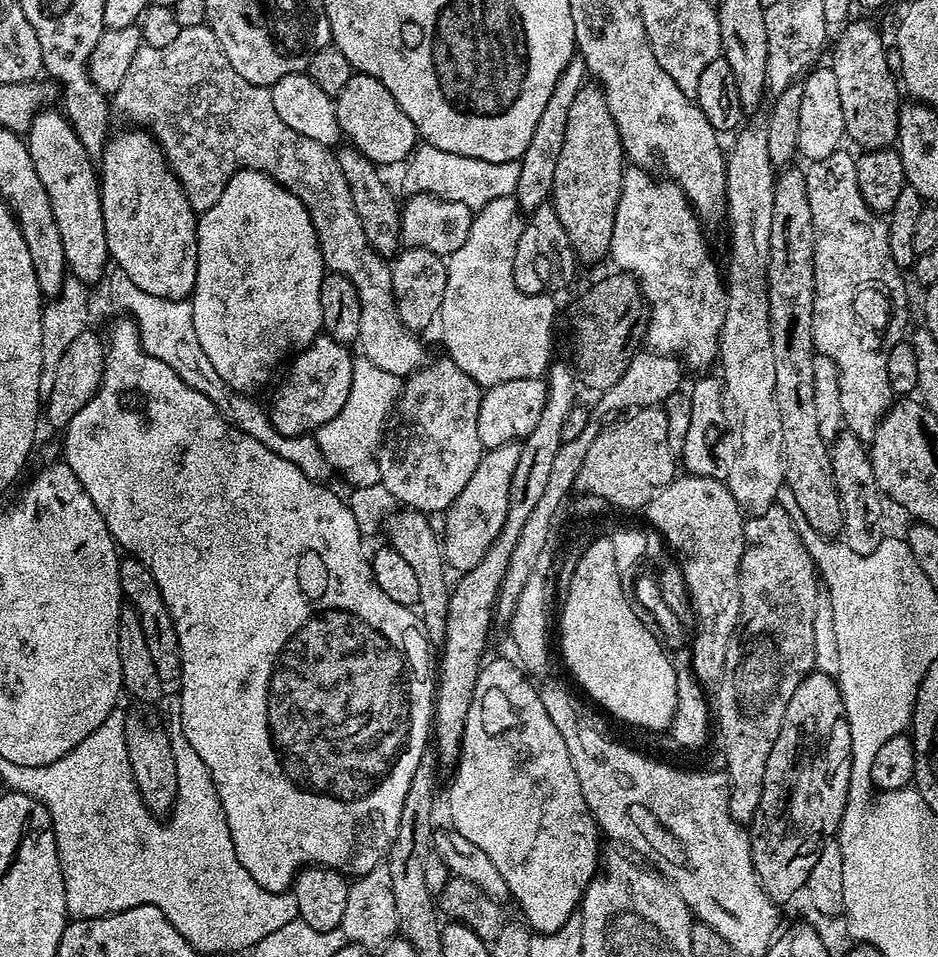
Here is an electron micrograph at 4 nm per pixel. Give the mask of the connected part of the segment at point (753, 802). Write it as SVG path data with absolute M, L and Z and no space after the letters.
M773 506L745 519L744 553L740 559L740 620L728 641L724 669L714 685L714 728L718 736L720 732L720 744L724 747L728 813L741 826L751 825L758 810L758 802L762 802L766 758L770 758L778 730L782 730L782 718L786 718L786 702L790 702L790 694L794 694L801 680L816 667L813 625L816 604L822 596L821 587L819 590L816 586L816 563L804 545L801 529L796 529L797 521L793 513L780 507Z

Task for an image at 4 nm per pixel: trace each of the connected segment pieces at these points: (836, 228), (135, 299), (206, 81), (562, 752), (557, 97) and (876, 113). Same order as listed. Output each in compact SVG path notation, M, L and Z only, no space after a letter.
M837 150L830 154L830 158L811 161L807 165L804 177L806 178L806 194L810 198L810 218L814 218L814 286L816 297L814 298L814 346L817 353L830 358L838 366L838 390L842 390L842 414L844 415L844 428L853 432L855 436L865 442L871 442L880 425L880 419L894 403L894 393L888 375L886 374L886 358L890 358L890 350L894 345L905 339L904 327L908 324L908 292L904 289L902 269L890 258L890 238L888 237L887 223L877 213L866 206L862 198L862 190L858 190L858 174L856 173L856 156L853 153Z
M127 279L121 284L121 288L113 294L112 300L124 311L121 313L127 314L134 321L140 335L141 348L158 358L158 362L166 362L166 366L170 366L170 370L174 370L174 374L182 378L182 382L186 382L186 386L210 398L220 415L231 421L240 431L248 432L252 436L258 434L262 425L259 406L252 398L234 398L232 387L222 382L222 374L214 370L210 358L206 358L202 346L198 346L191 303L188 300L163 300L154 294L146 294Z
M207 23L180 28L177 33L169 44L164 44L161 48L155 48L155 43L148 42L134 54L120 91L113 92L110 96L115 115L129 120L132 123L129 125L137 129L147 130L160 145L169 168L188 195L192 211L197 214L210 210L210 206L220 200L229 178L235 172L245 170L263 172L287 192L297 196L312 219L325 269L350 278L358 290L358 298L362 302L358 347L361 348L359 351L362 356L401 378L407 378L423 368L426 357L424 348L420 345L421 337L408 331L402 318L398 318L389 261L368 247L362 222L358 214L354 214L354 202L350 202L350 186L346 178L342 178L342 166L338 166L335 151L327 144L314 142L314 138L298 134L298 130L290 130L290 126L286 126L286 122L278 118L278 110L274 110L271 87L246 82L246 78L242 78L242 74L238 74L234 66L230 66L214 30Z
M490 660L481 667L478 674L478 682L474 686L474 698L470 702L470 710L466 714L466 726L464 727L462 780L472 780L472 784L462 784L462 788L472 788L472 812L468 812L468 816L472 816L472 824L468 824L468 828L472 828L470 842L474 842L474 846L479 846L494 862L499 873L502 874L502 878L505 879L511 899L513 901L516 899L520 903L520 908L524 911L522 913L523 919L533 933L556 932L579 907L589 882L596 877L596 873L601 867L600 840L602 841L602 833L596 827L596 820L592 817L591 810L586 806L586 798L582 798L582 786L578 786L578 774L574 774L574 766L570 766L570 750L566 750L566 742L562 742L562 734L558 734L558 726L554 726L554 722L550 722L550 714L546 714L546 706L542 706L542 698L537 685L534 686L527 680L529 677L523 667L517 666L515 663L512 665L508 660Z
M578 54L572 55L566 70L554 82L554 90L550 90L550 98L546 98L546 106L538 117L538 126L534 126L534 134L530 134L530 142L519 158L521 170L514 199L521 213L530 214L538 206L544 204L552 195L554 184L554 166L558 166L558 154L562 154L562 142L566 134L566 118L570 118L570 106L578 94L578 90L586 87L588 68L584 59Z
M854 20L839 29L840 37L832 52L831 79L838 86L844 131L849 141L852 139L854 143L861 144L861 149L887 148L897 139L900 130L901 89L897 77L886 66L886 41L880 37L879 30L864 20Z

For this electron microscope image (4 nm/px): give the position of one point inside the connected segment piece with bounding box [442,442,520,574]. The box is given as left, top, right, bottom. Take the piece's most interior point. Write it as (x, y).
(473, 521)

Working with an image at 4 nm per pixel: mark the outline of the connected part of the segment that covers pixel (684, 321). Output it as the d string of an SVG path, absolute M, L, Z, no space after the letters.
M640 166L625 167L623 174L608 256L616 263L613 265L619 271L628 272L640 286L640 294L648 305L647 347L653 353L671 356L683 362L688 368L704 368L718 356L726 284L722 279L721 269L720 272L716 269L712 252L704 241L704 232L700 229L701 217L697 216L696 209L688 203L684 191L671 180L655 180L648 170Z

